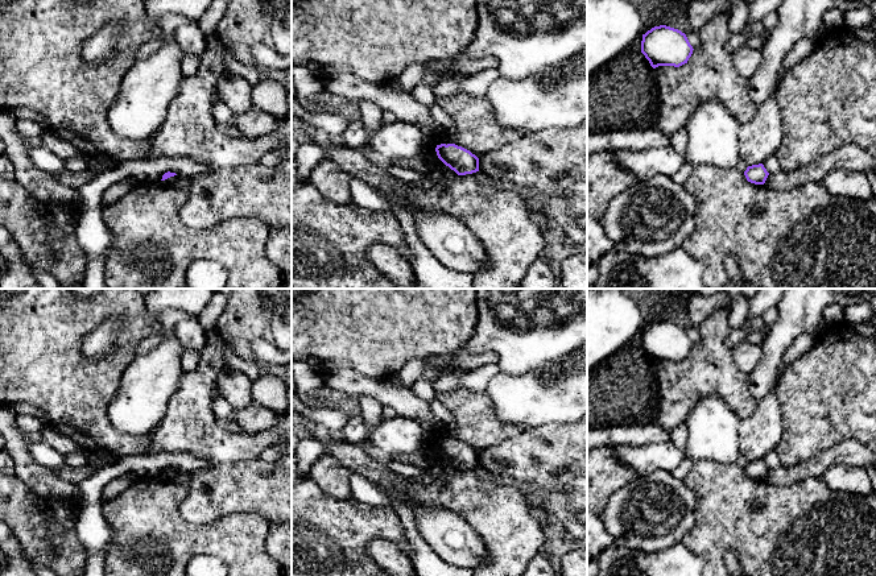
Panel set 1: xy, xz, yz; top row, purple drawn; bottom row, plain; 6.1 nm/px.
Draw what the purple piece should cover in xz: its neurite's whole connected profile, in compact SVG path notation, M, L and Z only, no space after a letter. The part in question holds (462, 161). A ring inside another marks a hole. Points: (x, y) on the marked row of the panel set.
M441 144L435 148L438 158L458 175L479 171L479 158L455 144Z

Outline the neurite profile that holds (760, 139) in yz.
M776 95L757 107L753 119L740 125L740 159L748 166L764 163L782 140L782 113Z

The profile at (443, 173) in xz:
M392 165L387 171L393 178L400 179L401 182L413 182L413 183L422 179L423 177L426 177L434 183L450 182L458 177L458 174L446 165L435 166L427 175L421 175L417 171L402 169L394 165Z

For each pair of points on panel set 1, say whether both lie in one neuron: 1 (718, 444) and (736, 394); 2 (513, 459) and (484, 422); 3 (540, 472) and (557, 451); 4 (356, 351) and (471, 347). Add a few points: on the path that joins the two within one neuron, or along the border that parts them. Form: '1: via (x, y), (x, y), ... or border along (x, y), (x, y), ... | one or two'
1: border along (702, 397), (707, 394), (718, 396), (740, 419) | two
2: border along (527, 427), (519, 434), (482, 450) | two
3: via (544, 467), (552, 456) | one
4: border along (478, 318), (472, 335), (462, 345) | two

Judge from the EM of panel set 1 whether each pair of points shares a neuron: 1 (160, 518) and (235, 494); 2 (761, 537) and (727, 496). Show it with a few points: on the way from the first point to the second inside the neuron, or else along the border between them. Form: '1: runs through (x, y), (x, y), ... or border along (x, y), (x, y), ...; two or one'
1: border along (185, 487), (180, 516), (191, 523), (209, 523); two
2: runs through (756, 526), (736, 506); one

